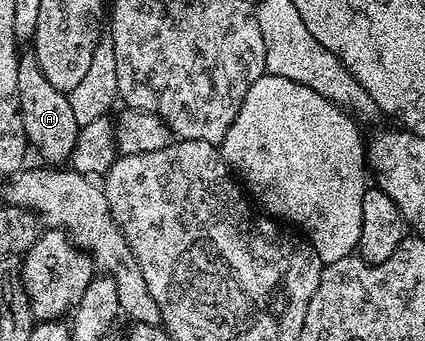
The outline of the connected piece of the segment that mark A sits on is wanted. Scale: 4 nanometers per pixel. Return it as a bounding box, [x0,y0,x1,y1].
[17,50,79,165]

